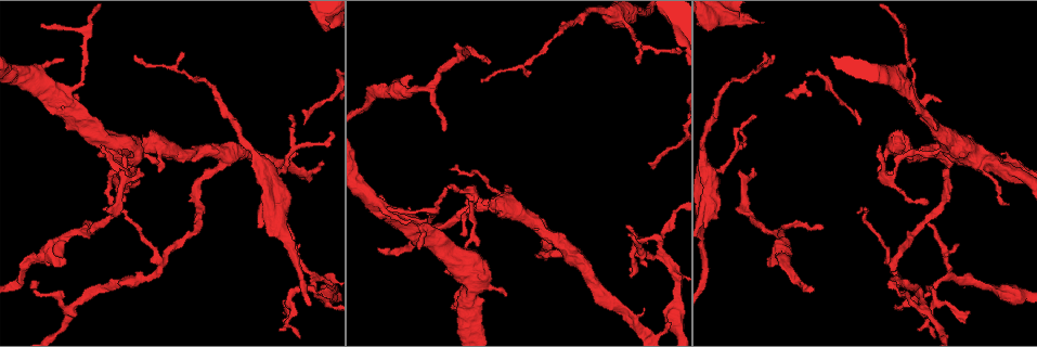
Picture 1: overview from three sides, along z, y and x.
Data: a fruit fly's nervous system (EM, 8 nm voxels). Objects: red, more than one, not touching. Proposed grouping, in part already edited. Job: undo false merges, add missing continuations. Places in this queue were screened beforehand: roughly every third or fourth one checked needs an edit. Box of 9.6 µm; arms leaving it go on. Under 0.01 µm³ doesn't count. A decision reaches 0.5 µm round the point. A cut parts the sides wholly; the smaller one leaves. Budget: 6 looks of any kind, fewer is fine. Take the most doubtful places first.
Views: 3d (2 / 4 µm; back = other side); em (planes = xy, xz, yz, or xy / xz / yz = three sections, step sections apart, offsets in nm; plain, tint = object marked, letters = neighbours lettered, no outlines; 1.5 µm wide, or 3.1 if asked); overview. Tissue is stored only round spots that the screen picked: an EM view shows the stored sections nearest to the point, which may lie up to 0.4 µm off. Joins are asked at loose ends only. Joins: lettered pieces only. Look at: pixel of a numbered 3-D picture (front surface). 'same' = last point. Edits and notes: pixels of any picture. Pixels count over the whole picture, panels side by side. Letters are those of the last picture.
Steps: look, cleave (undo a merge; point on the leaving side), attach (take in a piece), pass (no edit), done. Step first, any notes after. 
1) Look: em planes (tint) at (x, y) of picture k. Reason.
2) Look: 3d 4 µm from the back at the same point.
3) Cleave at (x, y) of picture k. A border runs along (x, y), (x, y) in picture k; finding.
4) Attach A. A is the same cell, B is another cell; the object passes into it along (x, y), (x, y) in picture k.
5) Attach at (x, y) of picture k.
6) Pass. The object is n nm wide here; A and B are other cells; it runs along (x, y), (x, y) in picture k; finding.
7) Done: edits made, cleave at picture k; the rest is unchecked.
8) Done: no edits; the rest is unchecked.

Look: em xz step 8 (letters) at (878, 145) of picture 1. An open end.

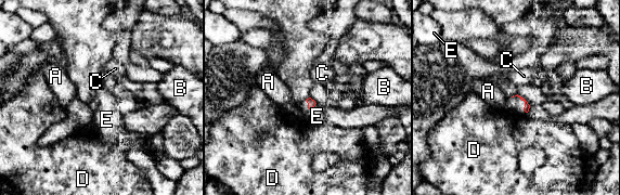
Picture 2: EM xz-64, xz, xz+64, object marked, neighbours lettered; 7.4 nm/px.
Look: em planes (letters) at the same point. Cut it another way.

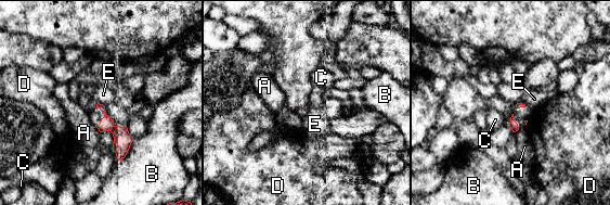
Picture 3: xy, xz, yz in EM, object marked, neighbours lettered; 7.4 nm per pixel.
Pass. A, B, C, D and E are other cells; no lettered piece goes on from it.

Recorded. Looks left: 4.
Look: em planes (tint) at (491, 61) of picture 1.

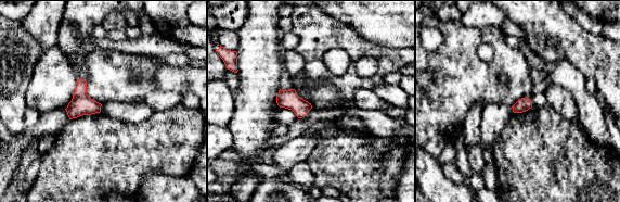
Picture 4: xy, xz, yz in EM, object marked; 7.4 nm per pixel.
Look: em planes (letters) at the same point.

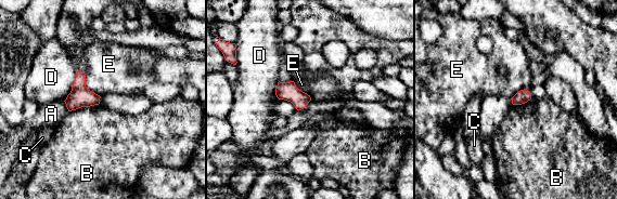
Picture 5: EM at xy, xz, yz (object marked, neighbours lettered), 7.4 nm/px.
Pass. A, B, C, D and E are other cells; none of them fits.

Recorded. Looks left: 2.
Look: em planes (tint) at (118, 149) of picture 1. Thick turns thin.

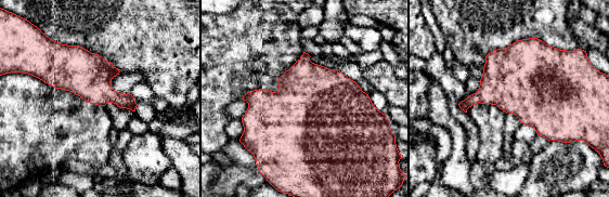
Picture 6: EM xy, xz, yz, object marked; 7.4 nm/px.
Look: em planes (letters) at the same point.

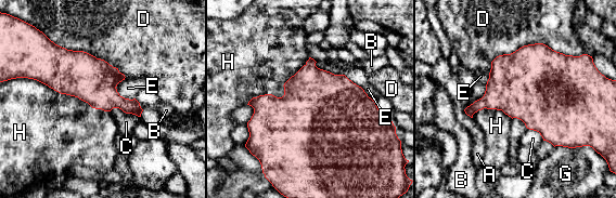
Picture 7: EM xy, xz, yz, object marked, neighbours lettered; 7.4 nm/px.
Pass. A, B, C, D, E, G and H are other cells; a border runs along (309, 57), (281, 96), (246, 104) in picture 7; continuous, no second cell.

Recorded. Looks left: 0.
Done: no edits; the rest is unchecked.

